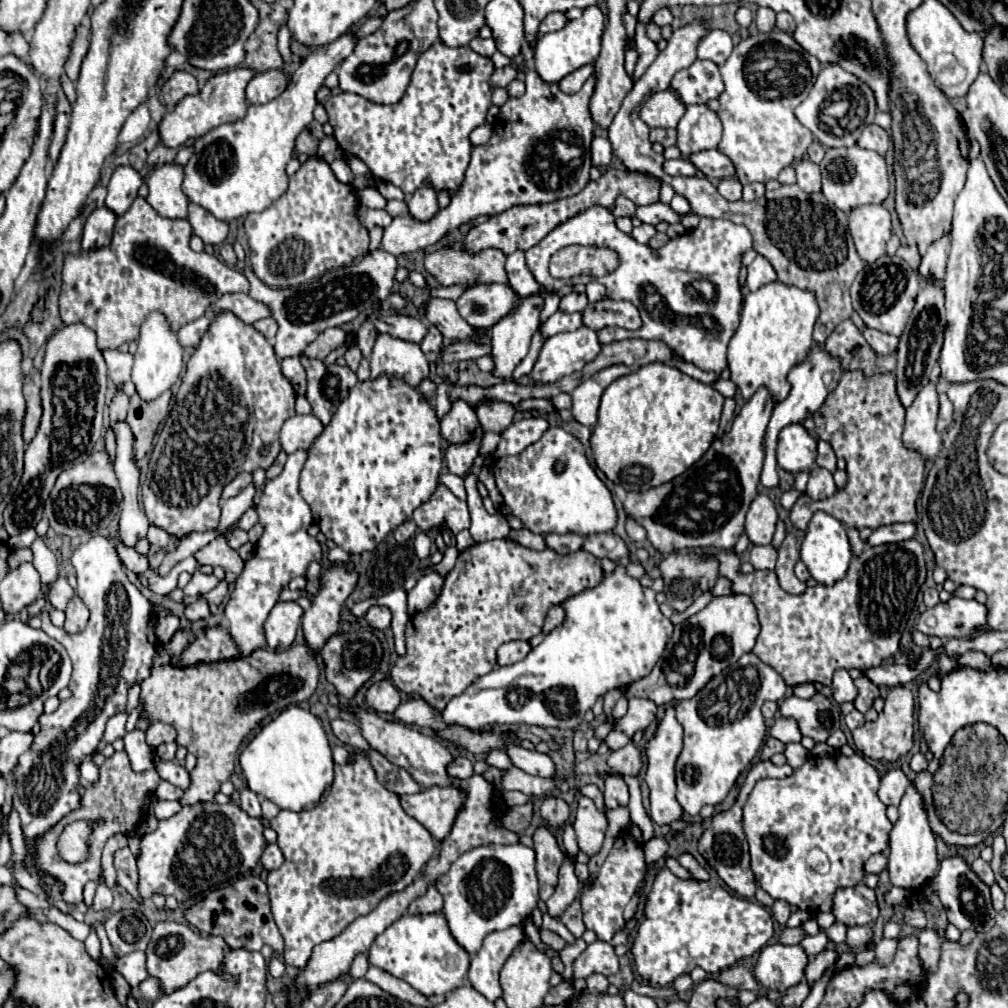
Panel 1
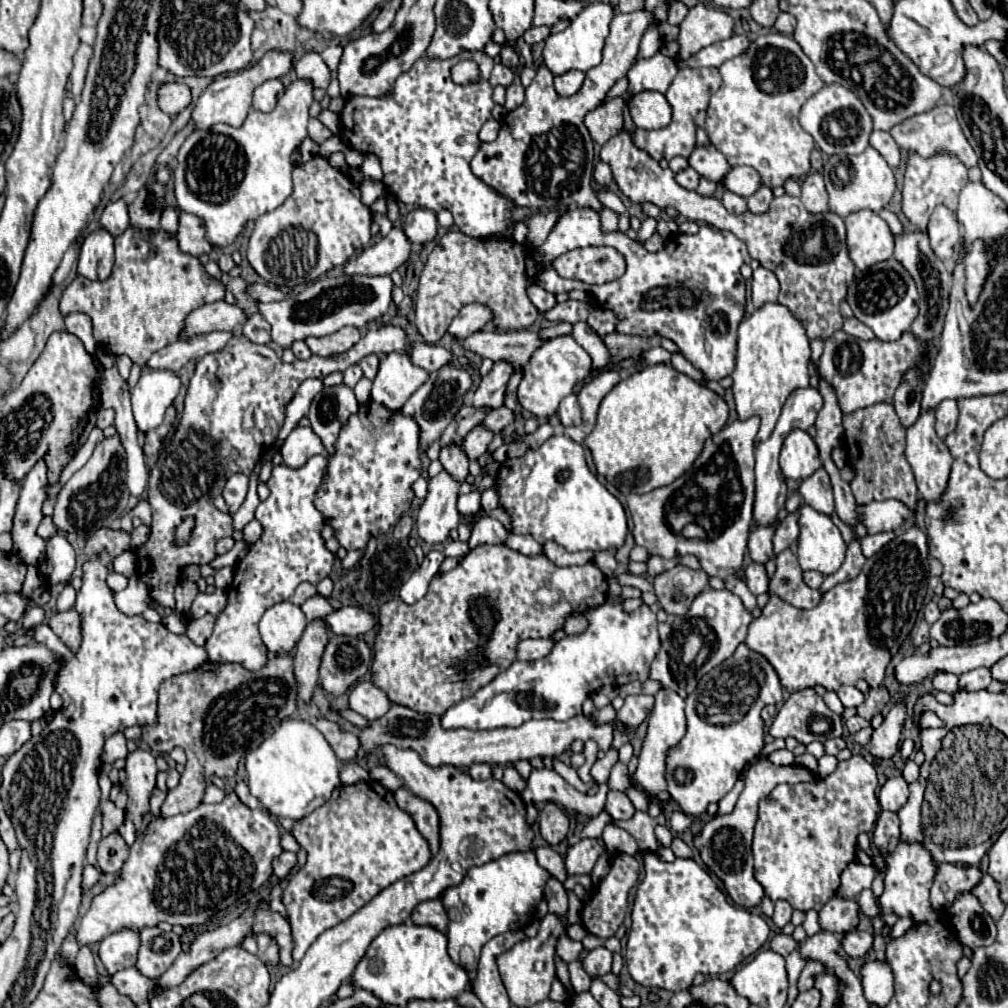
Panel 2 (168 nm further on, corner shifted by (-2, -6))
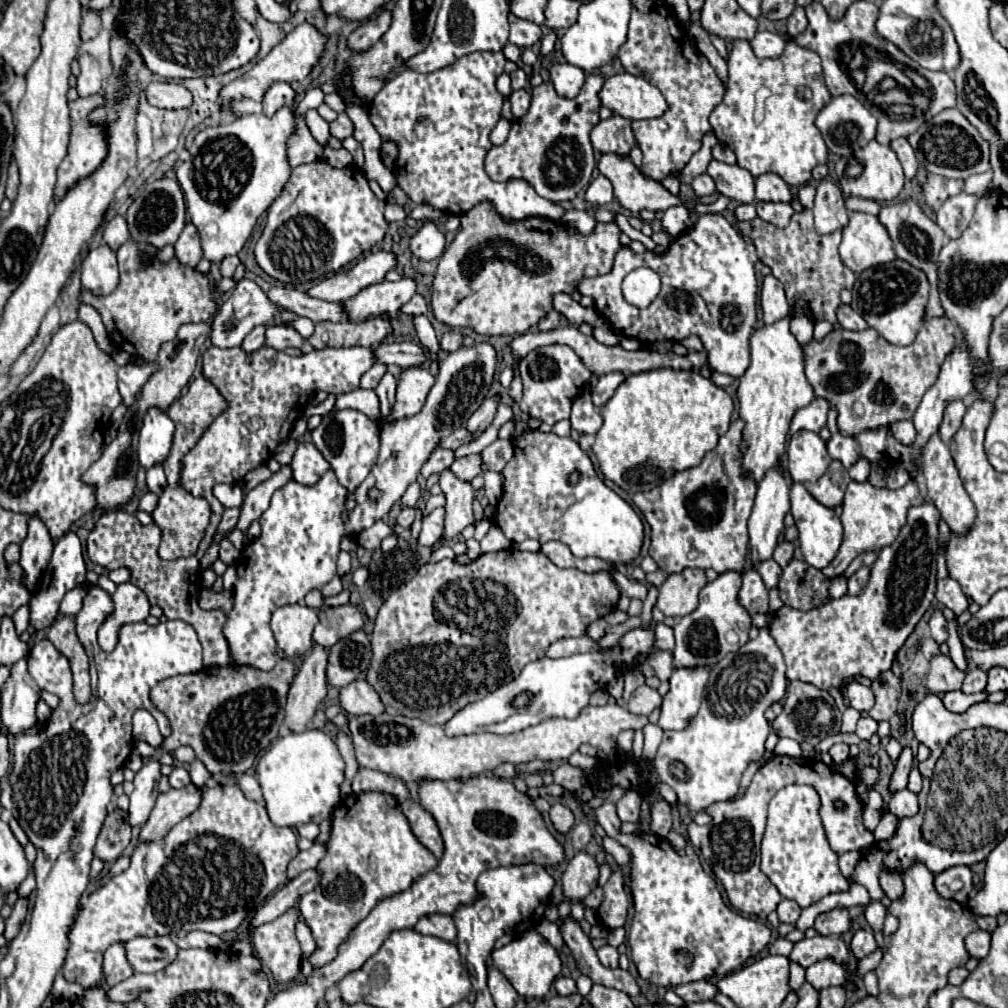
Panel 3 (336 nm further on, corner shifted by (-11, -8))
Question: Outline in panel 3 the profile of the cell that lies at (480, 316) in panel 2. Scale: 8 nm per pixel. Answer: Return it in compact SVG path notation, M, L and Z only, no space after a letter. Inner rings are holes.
M455 330L445 332L445 334L441 336L439 346L441 346L443 352L455 352L457 348L463 346L463 334L461 334L461 332L455 332Z

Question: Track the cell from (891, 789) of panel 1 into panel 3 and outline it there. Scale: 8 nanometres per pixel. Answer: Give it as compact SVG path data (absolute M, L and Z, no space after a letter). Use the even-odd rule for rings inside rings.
M909 790L897 792L889 800L889 812L895 814L897 818L909 818L917 814L917 796Z

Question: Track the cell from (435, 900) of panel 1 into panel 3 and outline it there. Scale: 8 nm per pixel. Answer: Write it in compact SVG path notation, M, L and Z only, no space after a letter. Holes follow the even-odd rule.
M431 914L431 916L423 916L413 930L417 930L419 934L427 934L427 936L435 936L441 938L445 942L455 942L457 938L457 928L453 924L451 916L443 916L443 914Z

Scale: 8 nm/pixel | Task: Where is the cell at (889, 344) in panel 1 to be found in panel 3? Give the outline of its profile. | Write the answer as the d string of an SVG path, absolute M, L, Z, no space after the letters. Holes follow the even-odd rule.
M841 304L837 308L837 322L845 330L865 330L867 328L867 322L855 310L851 310L851 306L847 306L847 304Z

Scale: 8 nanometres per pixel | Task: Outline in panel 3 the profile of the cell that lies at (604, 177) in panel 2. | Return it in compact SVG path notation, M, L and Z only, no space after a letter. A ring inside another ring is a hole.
M597 176L587 192L585 192L585 202L591 206L605 206L613 200L613 192L611 192L611 182L605 176Z

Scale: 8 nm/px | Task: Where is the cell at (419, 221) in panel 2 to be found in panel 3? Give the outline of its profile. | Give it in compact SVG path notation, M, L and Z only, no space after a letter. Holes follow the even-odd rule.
M425 222L421 230L411 238L409 248L411 254L419 260L435 260L445 250L445 236L433 222Z

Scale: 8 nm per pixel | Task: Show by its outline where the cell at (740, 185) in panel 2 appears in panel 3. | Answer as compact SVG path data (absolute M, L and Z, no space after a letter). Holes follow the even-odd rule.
M763 174L757 178L755 196L761 202L793 202L789 186L777 174Z

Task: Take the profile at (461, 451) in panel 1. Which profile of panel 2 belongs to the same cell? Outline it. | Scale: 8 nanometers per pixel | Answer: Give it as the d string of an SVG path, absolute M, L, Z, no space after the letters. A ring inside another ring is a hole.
M442 470L428 482L428 496L418 512L418 534L428 544L440 544L448 538L448 532L460 524L460 512L456 508L460 482Z

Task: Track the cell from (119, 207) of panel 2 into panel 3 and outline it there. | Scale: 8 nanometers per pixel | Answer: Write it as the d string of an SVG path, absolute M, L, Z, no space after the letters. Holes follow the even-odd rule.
M115 216L103 230L103 240L111 250L117 250L129 240L129 228L123 216Z

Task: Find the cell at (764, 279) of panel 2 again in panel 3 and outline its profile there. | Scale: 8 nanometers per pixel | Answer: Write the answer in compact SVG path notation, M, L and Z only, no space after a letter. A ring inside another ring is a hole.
M765 276L761 286L761 308L763 308L763 322L773 324L781 318L789 316L789 304L783 292L783 284L775 280L775 276Z

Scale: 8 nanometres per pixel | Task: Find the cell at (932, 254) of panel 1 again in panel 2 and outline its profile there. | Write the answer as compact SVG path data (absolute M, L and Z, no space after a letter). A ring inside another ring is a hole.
M938 206L928 224L930 246L940 260L950 260L954 256L954 246L962 238L962 226L956 220L956 214L946 206Z

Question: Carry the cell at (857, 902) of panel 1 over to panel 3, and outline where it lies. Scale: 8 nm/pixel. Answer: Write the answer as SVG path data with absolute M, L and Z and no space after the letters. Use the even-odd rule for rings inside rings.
M839 908L839 910L831 910L831 912L825 912L825 914L819 914L813 928L823 934L823 936L829 936L829 934L843 934L847 932L851 926L851 916L845 908Z

